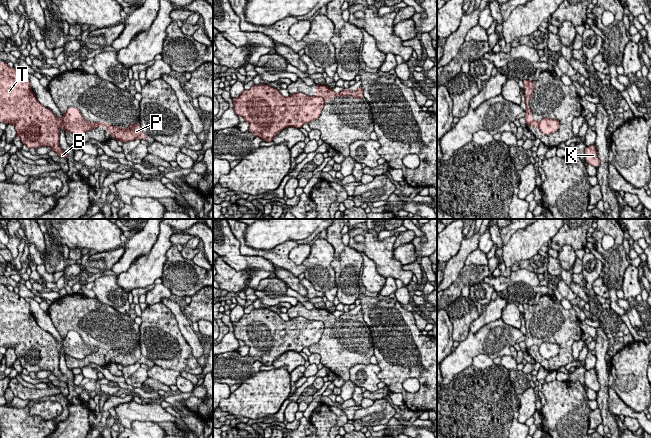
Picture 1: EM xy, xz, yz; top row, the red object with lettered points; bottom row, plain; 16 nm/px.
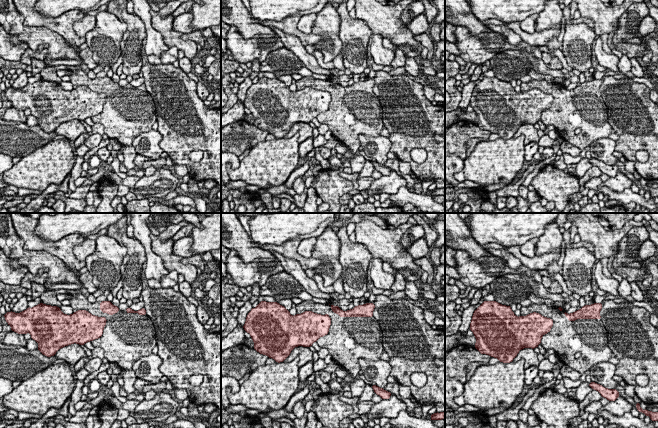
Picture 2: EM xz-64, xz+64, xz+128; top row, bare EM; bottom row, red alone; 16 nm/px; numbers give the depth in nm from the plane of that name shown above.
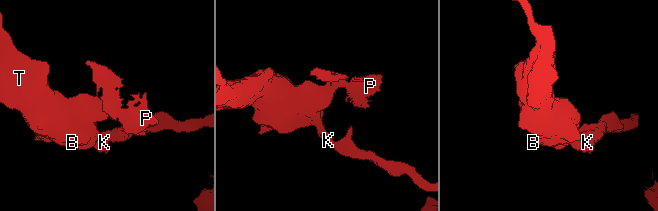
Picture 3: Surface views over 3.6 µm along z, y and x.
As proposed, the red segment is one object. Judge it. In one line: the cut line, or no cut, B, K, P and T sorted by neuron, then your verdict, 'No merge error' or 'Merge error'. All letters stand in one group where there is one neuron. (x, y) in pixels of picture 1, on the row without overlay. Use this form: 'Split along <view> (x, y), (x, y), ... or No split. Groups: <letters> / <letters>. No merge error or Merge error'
Split along xz (316, 319), (320, 320), (325, 327). Groups: B K T / P. Merge error

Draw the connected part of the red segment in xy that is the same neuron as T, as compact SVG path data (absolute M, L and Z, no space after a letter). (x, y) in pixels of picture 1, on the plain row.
M0 285L0 346L13 348L28 372L49 370L65 383L68 378L60 371L60 351L64 356L84 359L98 350L97 346L86 345L75 331L69 331L62 342L57 342L36 323L25 298L4 285Z

